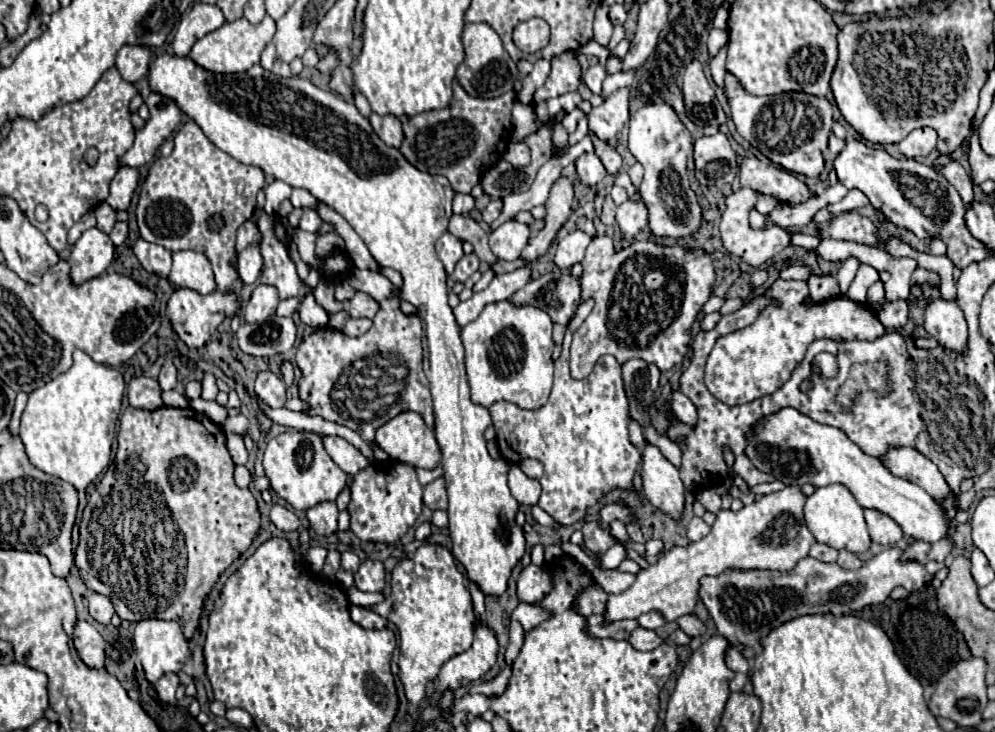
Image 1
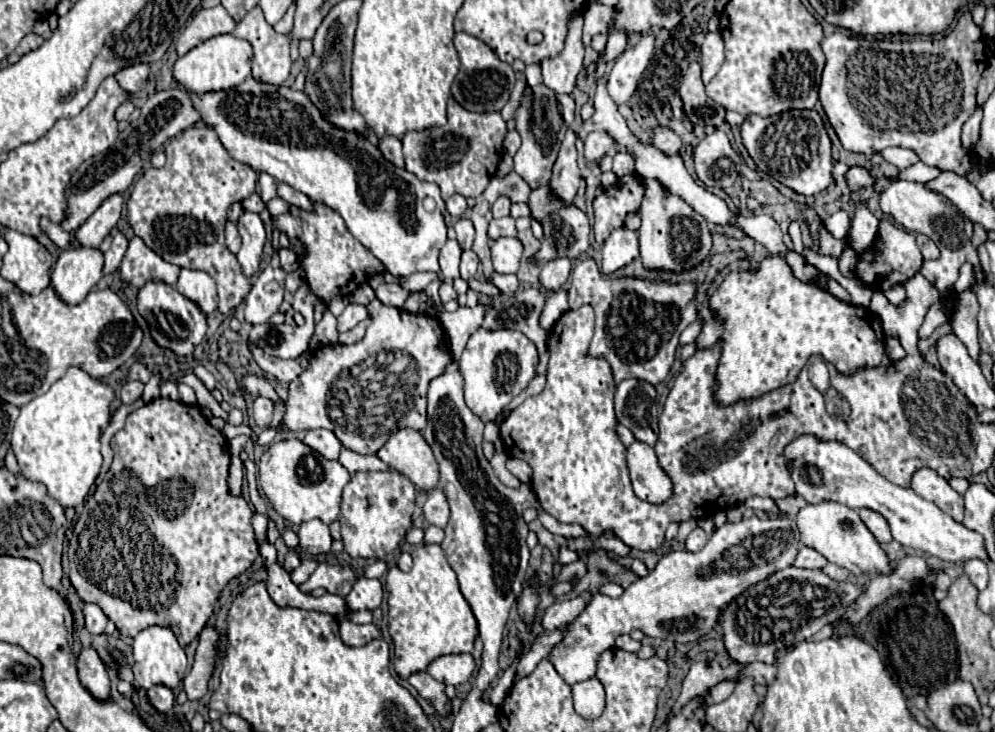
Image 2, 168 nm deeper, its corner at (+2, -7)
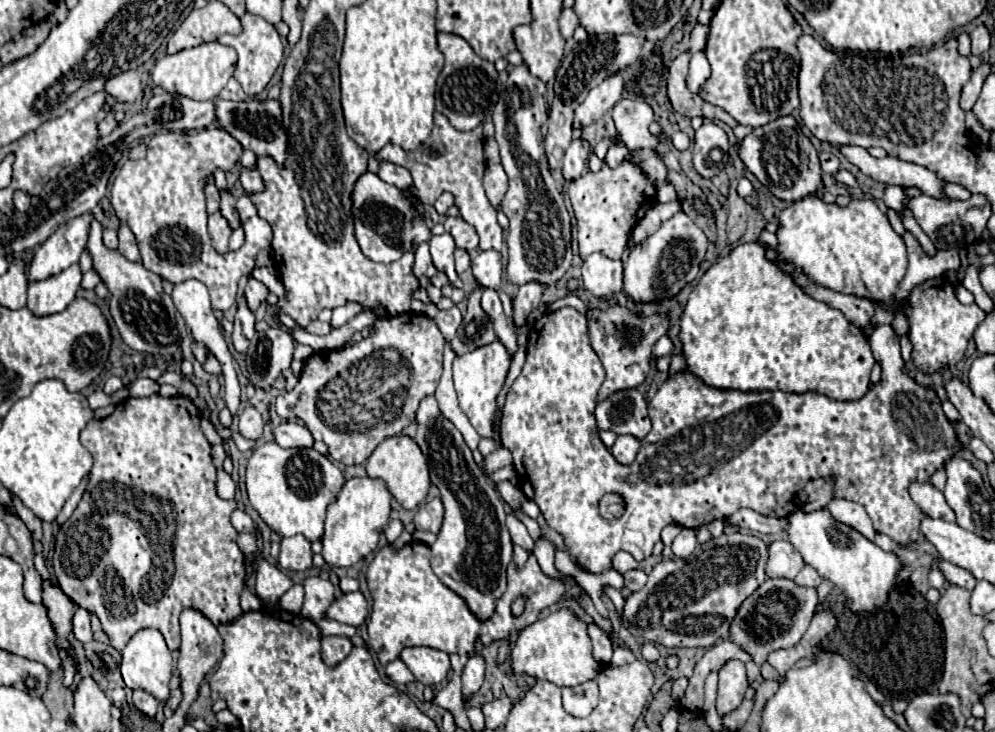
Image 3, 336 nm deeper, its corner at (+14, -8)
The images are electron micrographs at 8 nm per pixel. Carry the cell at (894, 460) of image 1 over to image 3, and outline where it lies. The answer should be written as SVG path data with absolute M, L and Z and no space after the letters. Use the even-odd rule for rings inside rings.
M911 482L909 494L913 502L933 518L941 518L947 522L955 522L955 512L945 502L945 496L941 490L937 490L931 482Z

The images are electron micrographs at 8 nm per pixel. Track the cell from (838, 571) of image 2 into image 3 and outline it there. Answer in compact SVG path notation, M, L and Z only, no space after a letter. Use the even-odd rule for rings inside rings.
M805 566L793 580L801 586L815 586L815 588L823 582L823 578L819 576L819 572L813 566Z

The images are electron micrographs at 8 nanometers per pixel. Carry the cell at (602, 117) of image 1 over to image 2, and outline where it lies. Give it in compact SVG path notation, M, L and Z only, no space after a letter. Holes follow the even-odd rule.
M589 133L583 139L583 151L585 151L585 159L589 163L601 159L603 155L607 155L607 151L615 147L615 141L607 135L607 133Z

